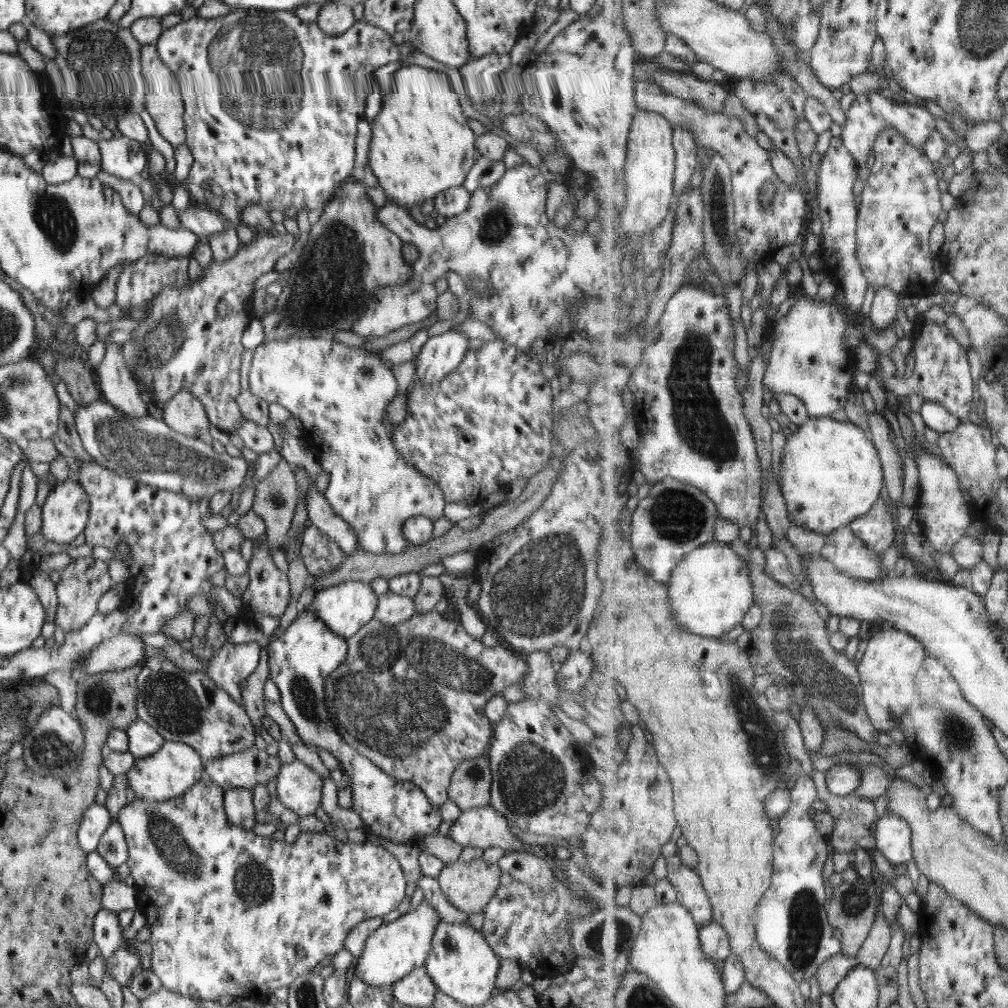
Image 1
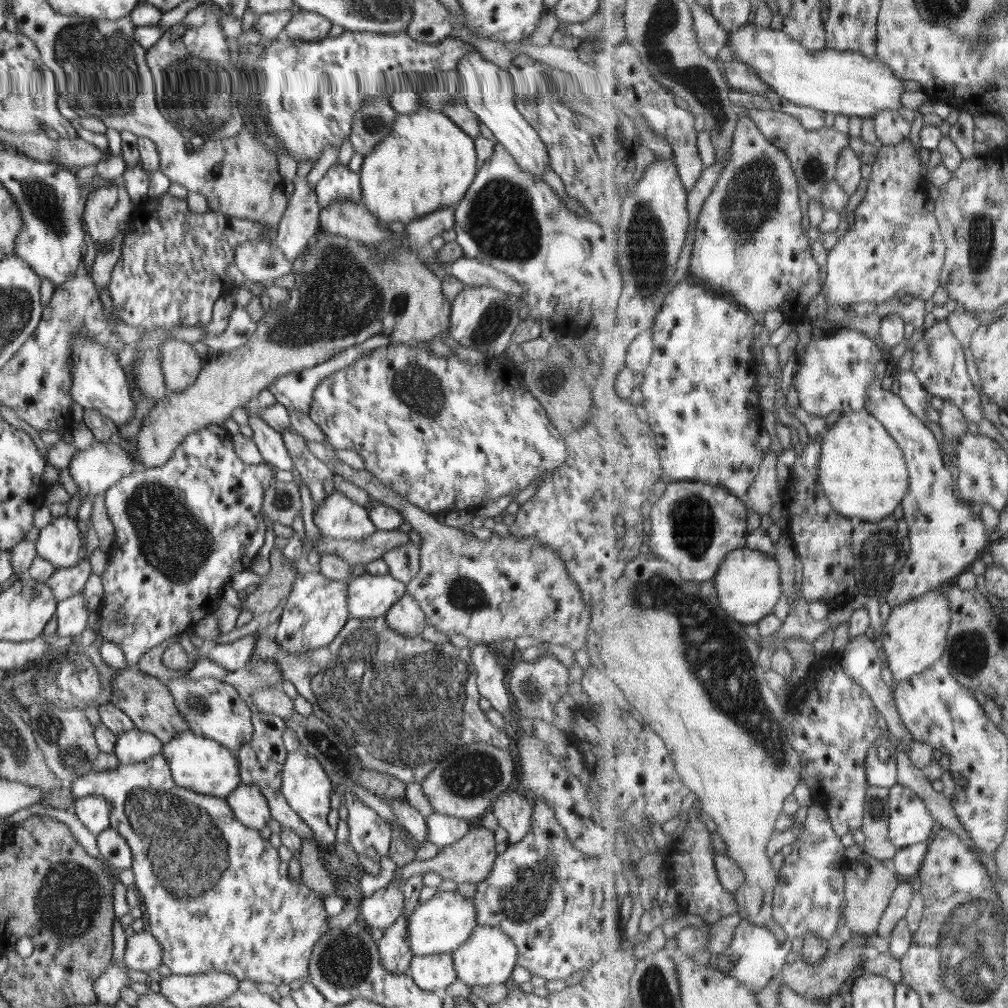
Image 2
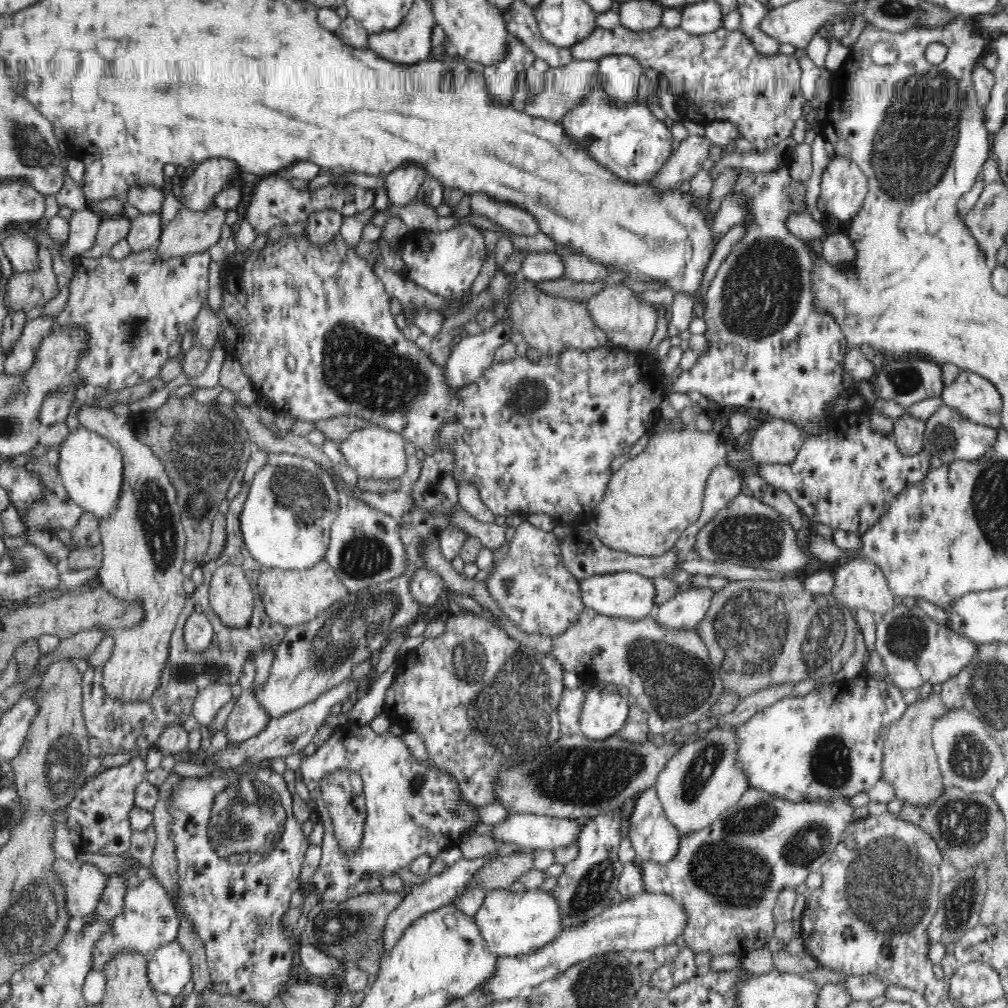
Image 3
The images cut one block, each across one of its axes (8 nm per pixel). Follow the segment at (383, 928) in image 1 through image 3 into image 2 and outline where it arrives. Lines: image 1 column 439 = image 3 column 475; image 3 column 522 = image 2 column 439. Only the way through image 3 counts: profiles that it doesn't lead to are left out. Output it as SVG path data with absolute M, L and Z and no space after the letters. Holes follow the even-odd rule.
M458 890L437 891L425 903L419 903L408 916L408 942L416 956L434 956L454 953L472 934L477 925L477 912L472 899L464 897Z

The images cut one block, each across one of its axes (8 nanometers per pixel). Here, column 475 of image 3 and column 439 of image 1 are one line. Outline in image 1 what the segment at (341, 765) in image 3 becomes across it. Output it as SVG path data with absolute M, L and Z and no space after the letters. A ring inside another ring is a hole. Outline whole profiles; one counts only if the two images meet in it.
M310 609L298 614L290 626L268 645L269 676L281 692L279 704L304 745L314 746L314 750L330 750L341 769L350 776L353 782L351 808L360 815L367 835L395 843L417 844L425 836L438 833L438 826L442 824L440 806L430 803L426 793L413 782L386 774L368 757L350 747L330 719L324 684L326 676L344 662L346 654L346 639L334 634L318 614Z

